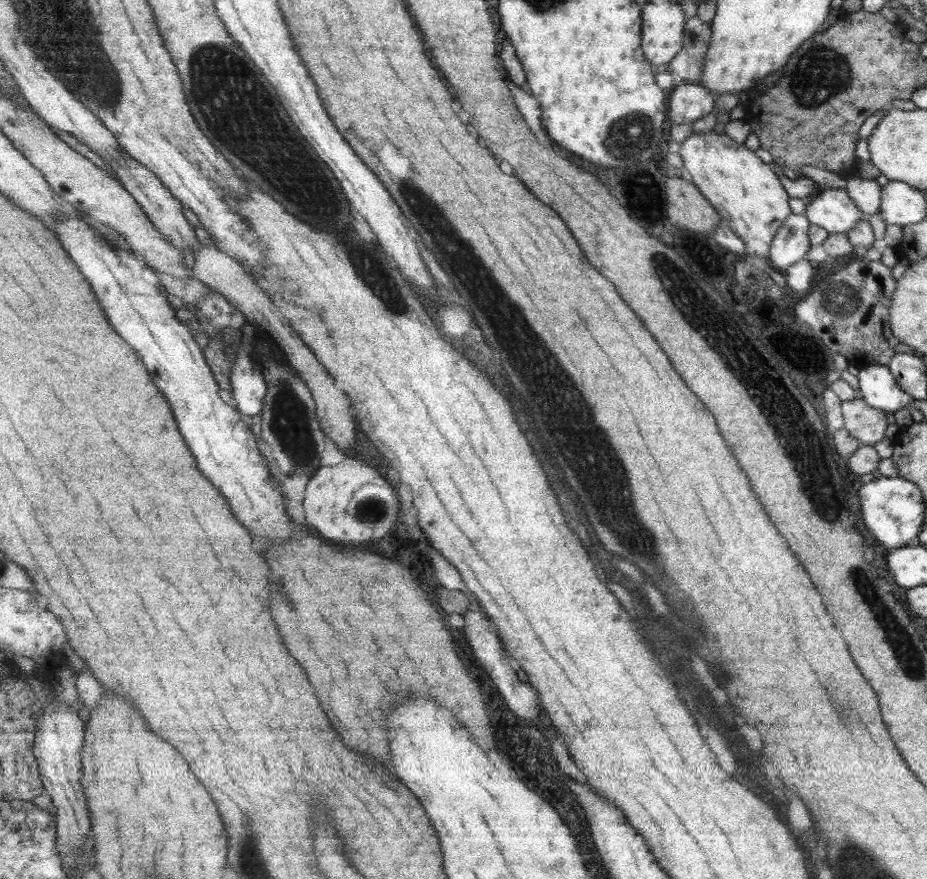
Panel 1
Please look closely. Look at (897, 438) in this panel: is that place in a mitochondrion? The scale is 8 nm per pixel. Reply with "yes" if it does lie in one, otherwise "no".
no

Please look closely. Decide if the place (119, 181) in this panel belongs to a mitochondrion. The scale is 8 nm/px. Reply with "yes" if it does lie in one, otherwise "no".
no

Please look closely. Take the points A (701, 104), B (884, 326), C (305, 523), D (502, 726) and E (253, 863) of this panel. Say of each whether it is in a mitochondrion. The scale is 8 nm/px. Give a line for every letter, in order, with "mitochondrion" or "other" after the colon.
A: other
B: other
C: other
D: other
E: mitochondrion

